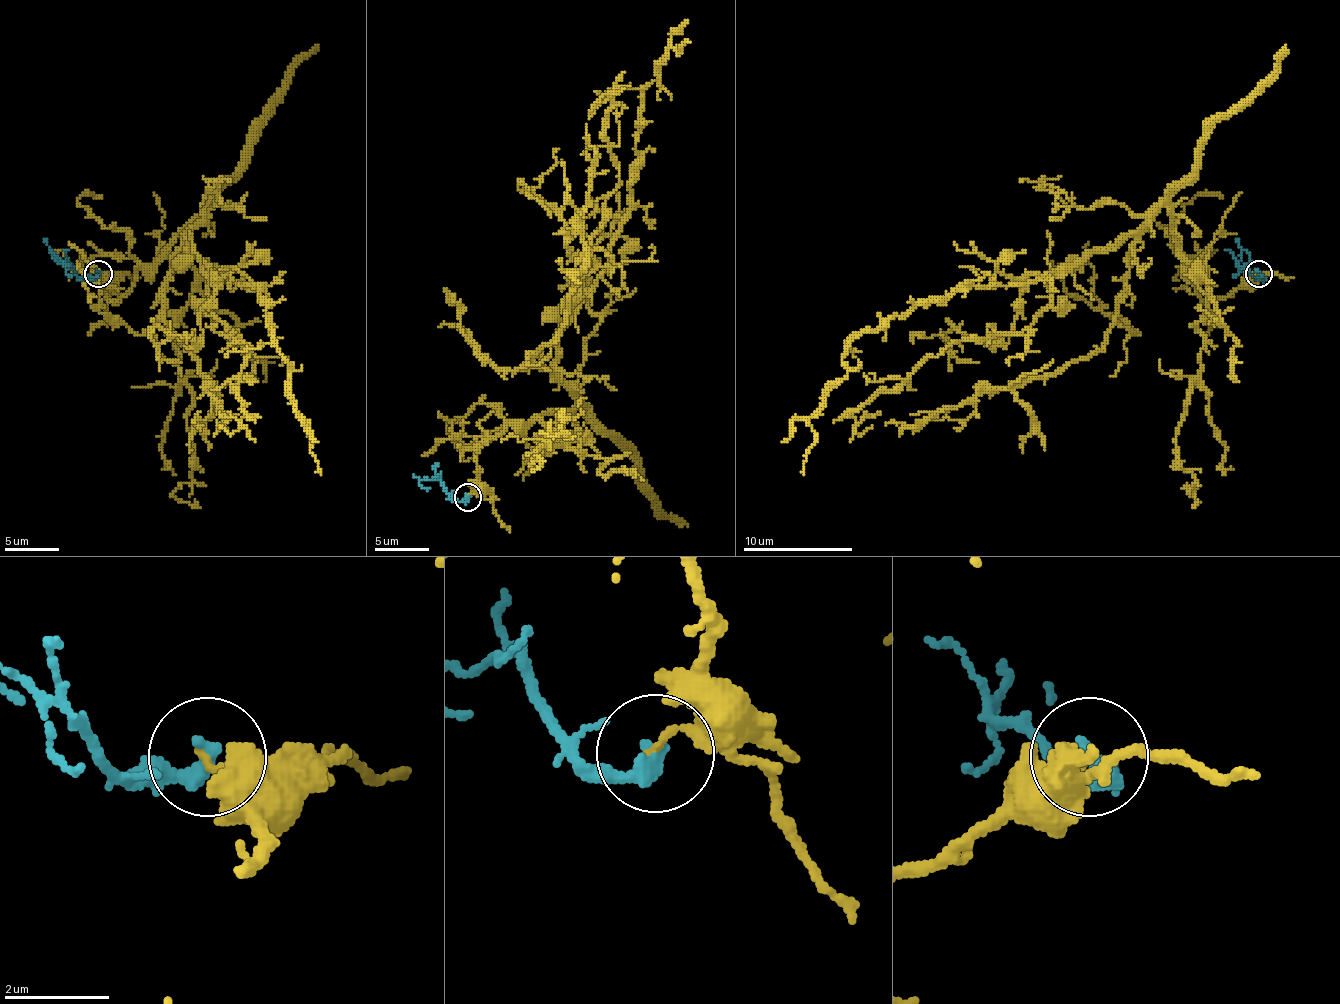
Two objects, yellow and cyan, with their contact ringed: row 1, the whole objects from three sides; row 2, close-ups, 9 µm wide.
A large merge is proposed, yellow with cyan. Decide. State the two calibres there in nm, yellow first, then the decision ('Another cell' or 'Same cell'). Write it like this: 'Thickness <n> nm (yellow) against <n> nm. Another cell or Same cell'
Thickness 150 nm (yellow) against 380 nm. Another cell

